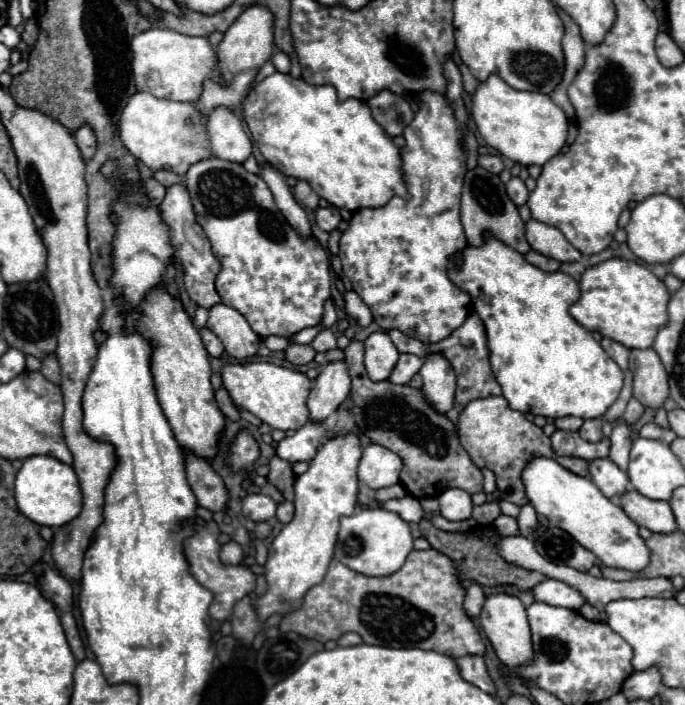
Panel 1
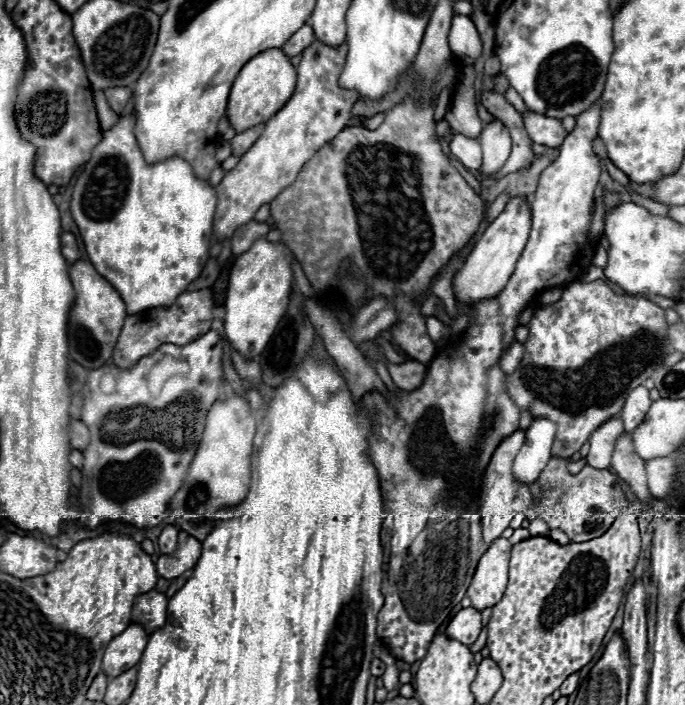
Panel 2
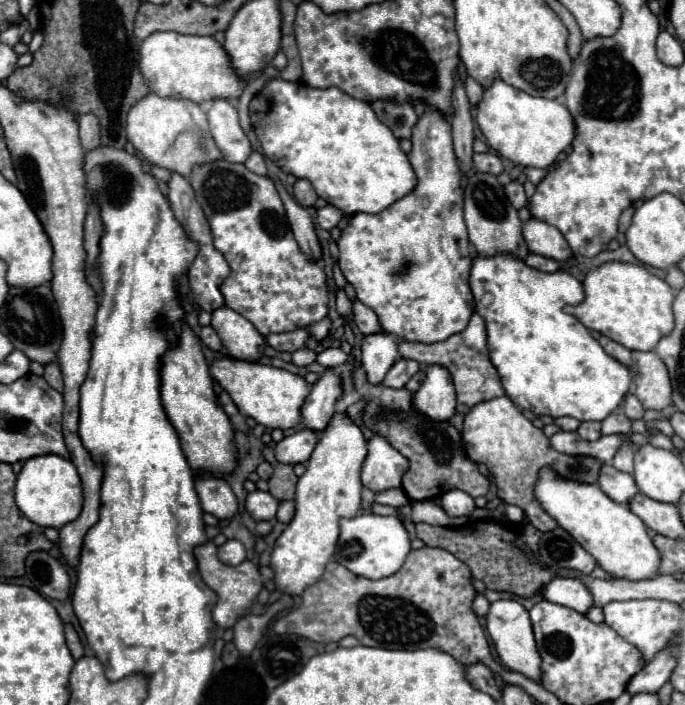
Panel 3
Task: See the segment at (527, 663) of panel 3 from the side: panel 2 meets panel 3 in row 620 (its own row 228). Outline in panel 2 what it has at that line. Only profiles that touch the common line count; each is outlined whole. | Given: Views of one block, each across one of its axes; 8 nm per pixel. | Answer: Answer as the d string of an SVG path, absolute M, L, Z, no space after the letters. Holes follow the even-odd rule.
M526 196L510 198L506 208L498 214L498 218L494 222L490 222L490 226L486 228L482 238L476 242L476 246L470 252L468 260L464 262L462 270L454 276L456 298L462 302L476 302L476 300L482 300L488 296L496 296L514 272L514 266L528 242L530 226L532 226L532 214L530 214L530 204L528 204Z

